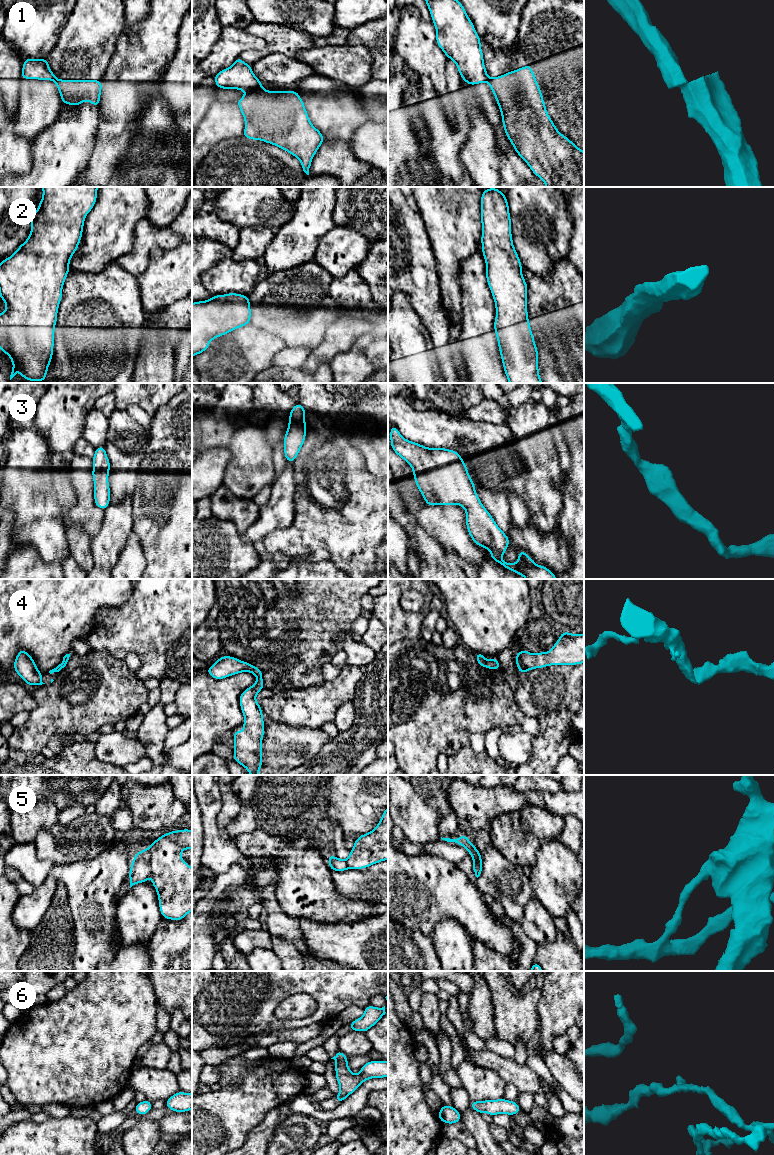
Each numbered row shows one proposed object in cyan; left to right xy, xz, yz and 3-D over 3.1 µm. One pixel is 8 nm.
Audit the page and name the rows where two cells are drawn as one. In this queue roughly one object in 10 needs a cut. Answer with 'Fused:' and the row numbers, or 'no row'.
Fused: 1, 3, 5

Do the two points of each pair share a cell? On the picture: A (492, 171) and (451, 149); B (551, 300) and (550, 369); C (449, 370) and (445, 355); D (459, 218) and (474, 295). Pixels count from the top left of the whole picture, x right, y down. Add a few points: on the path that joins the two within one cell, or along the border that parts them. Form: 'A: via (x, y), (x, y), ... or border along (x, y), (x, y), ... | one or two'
A: border along (468, 134), (468, 139), (460, 151), (464, 171) | two
B: via (551, 317), (551, 352) | one
C: via (446, 366), (445, 359) | one
D: border along (480, 242), (476, 251), (460, 264), (459, 279) | two

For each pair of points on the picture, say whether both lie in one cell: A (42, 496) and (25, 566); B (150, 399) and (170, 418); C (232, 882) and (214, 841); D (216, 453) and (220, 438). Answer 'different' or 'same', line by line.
A: different
B: different
C: different
D: different

